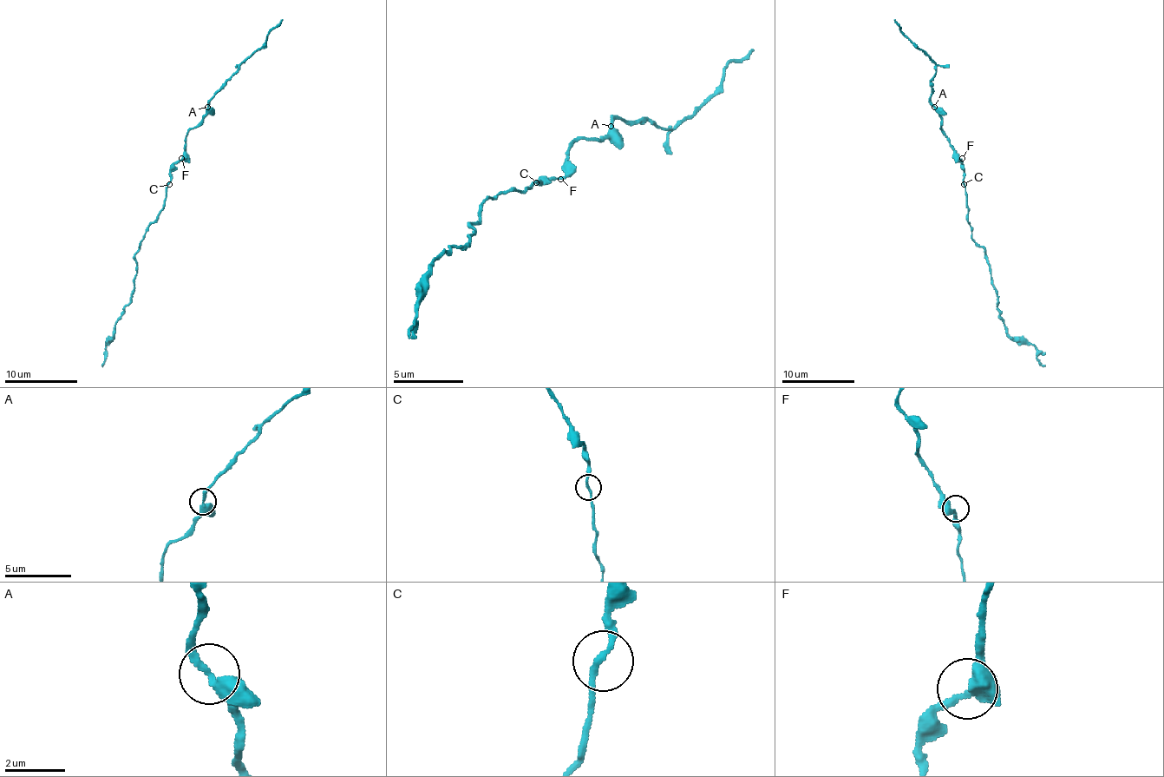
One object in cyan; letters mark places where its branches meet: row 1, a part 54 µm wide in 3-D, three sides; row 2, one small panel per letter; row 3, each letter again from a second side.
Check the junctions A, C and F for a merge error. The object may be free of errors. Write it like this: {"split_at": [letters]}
{"split_at": []}

